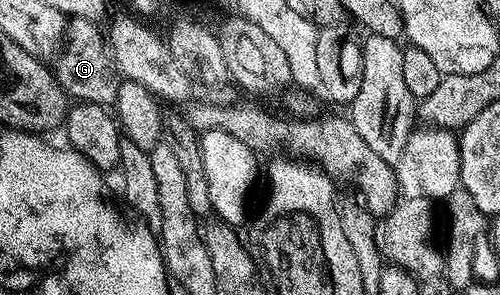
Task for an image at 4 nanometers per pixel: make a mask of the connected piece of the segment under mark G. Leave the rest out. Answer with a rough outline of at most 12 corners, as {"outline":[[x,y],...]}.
{"outline":[[70,18],[56,56],[70,100],[116,104],[122,80],[103,31]]}

